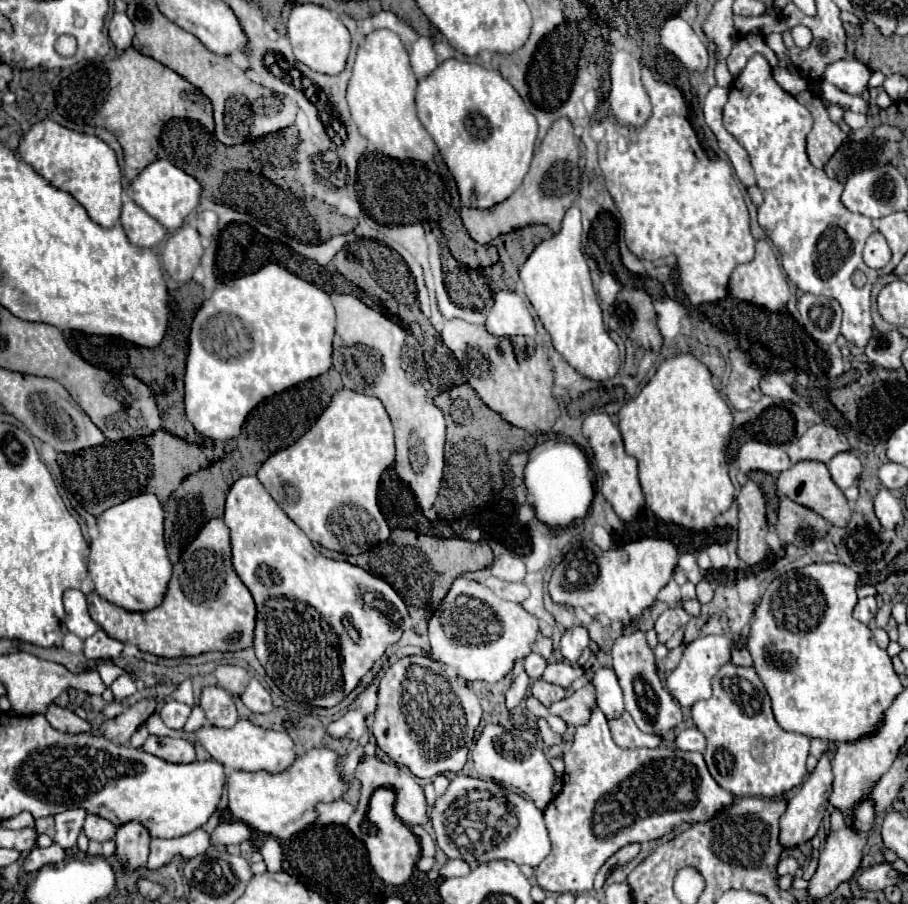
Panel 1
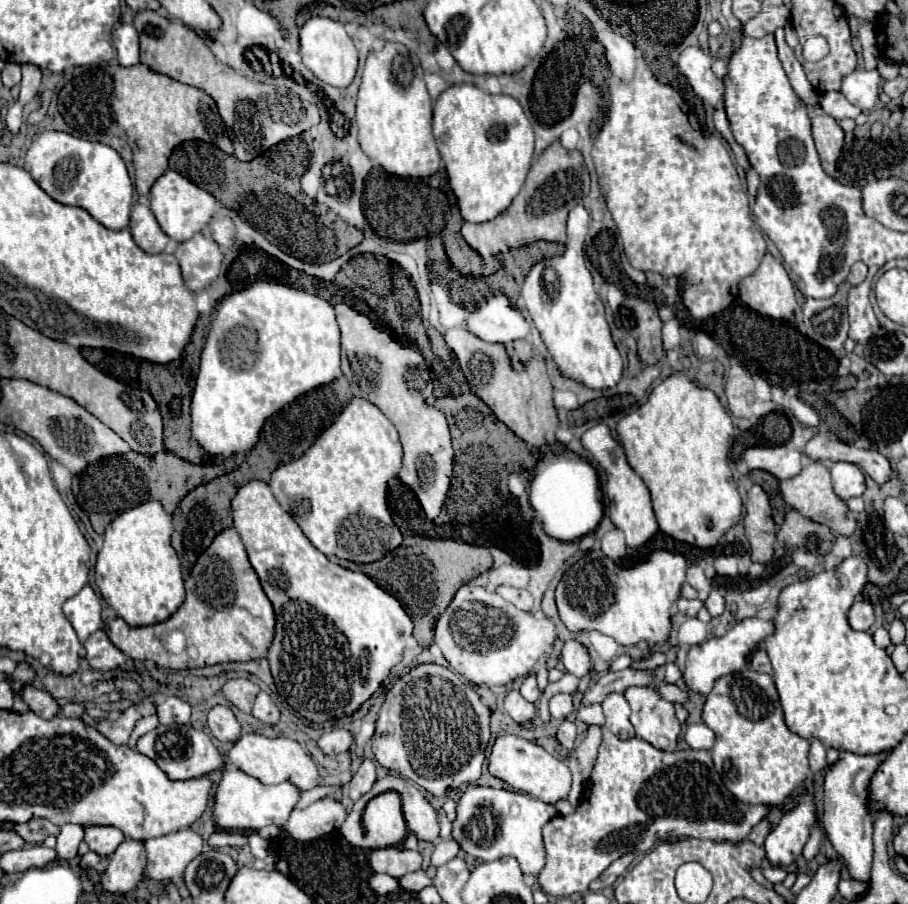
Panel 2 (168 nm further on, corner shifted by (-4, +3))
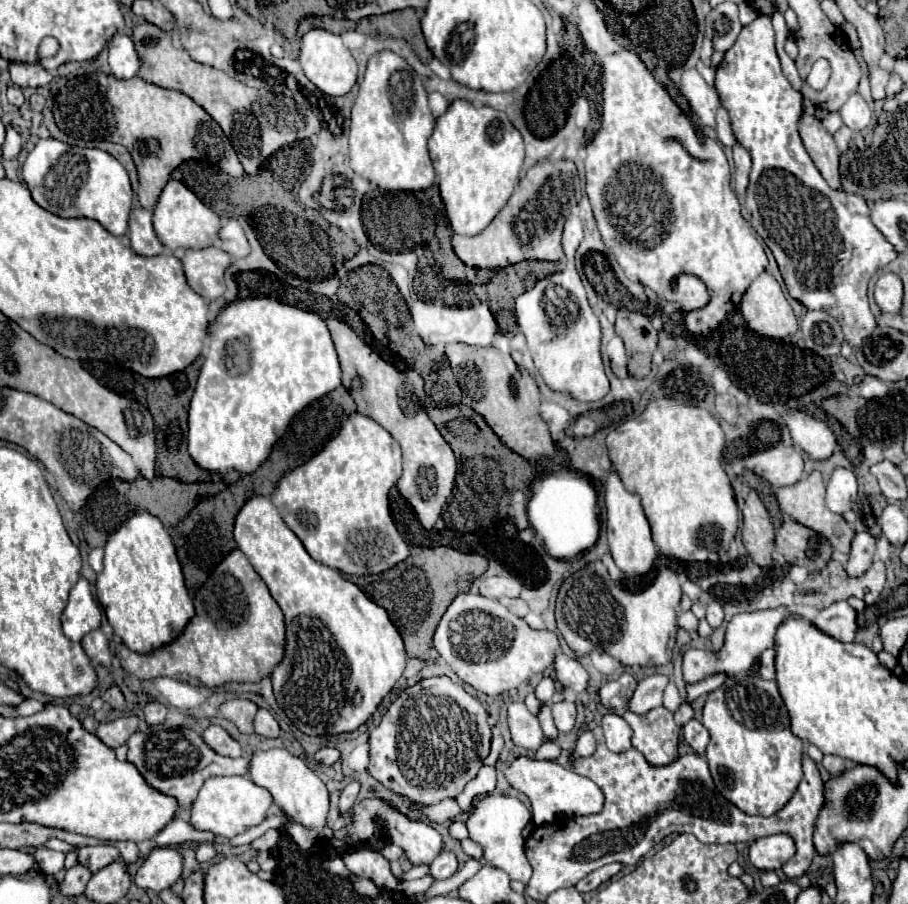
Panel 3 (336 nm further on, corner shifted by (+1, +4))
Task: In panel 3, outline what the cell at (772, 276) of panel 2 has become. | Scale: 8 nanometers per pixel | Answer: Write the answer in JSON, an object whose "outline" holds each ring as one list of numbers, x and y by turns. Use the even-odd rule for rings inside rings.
{"outline":[[763,272,743,294,741,316,751,330,775,340,785,340,799,328,793,308,769,272]]}

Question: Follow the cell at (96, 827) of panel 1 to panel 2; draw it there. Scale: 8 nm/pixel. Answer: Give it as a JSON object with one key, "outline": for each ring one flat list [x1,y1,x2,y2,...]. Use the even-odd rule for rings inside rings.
{"outline":[[86,827,84,841,92,851,100,855,112,855,114,849,124,841,124,833,116,827]]}

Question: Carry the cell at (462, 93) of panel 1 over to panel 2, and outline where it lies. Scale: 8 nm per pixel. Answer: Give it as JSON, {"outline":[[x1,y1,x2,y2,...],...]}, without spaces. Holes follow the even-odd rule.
{"outline":[[472,83,450,85,434,101,432,129,464,221,482,223,502,213,524,185,534,155,534,131,510,95,488,95]]}

